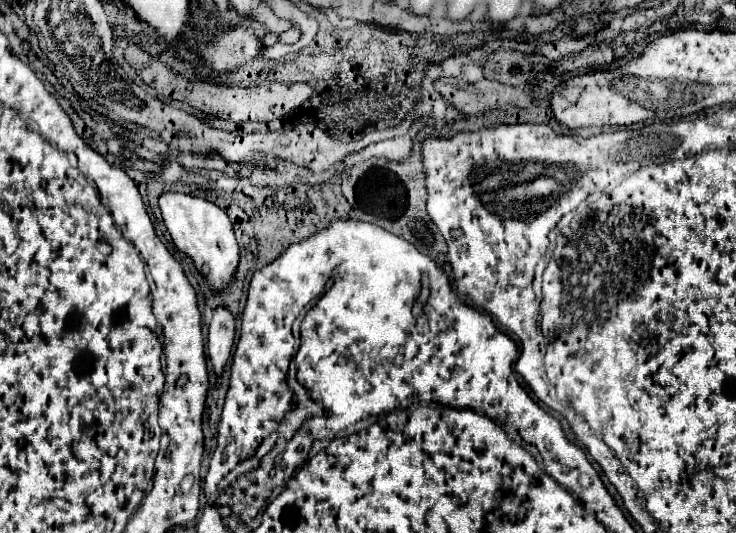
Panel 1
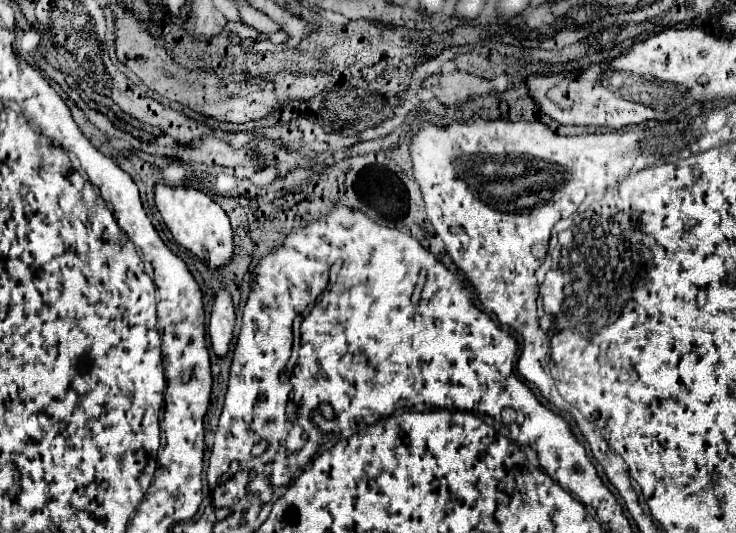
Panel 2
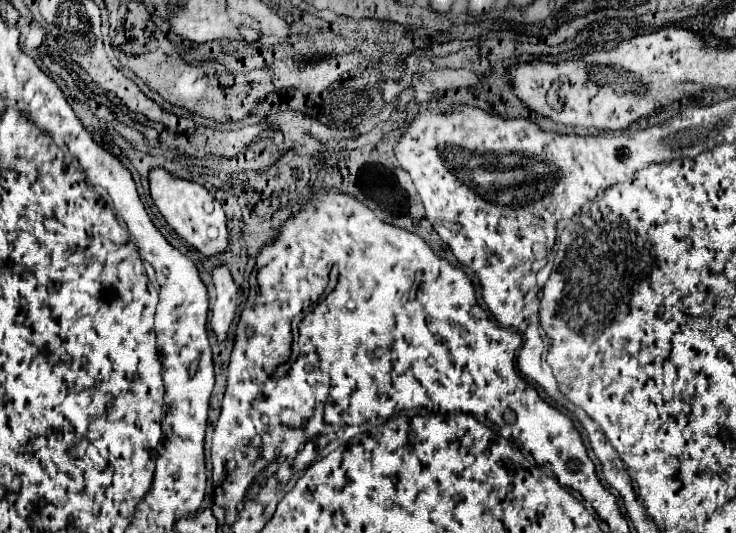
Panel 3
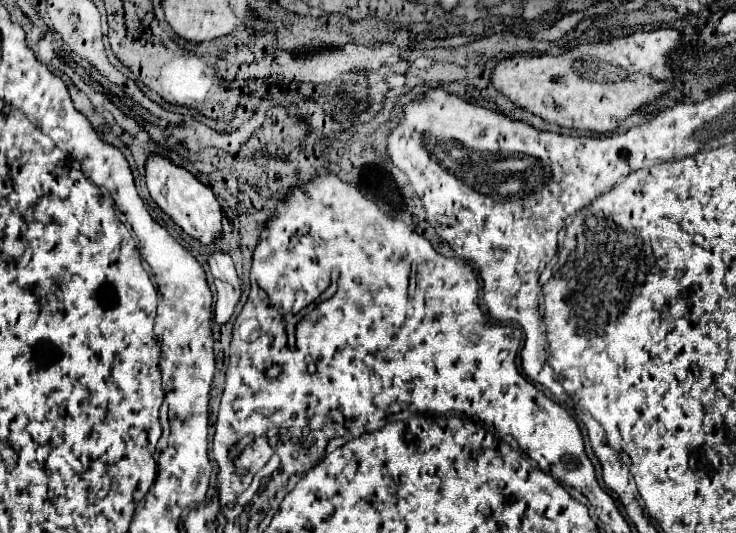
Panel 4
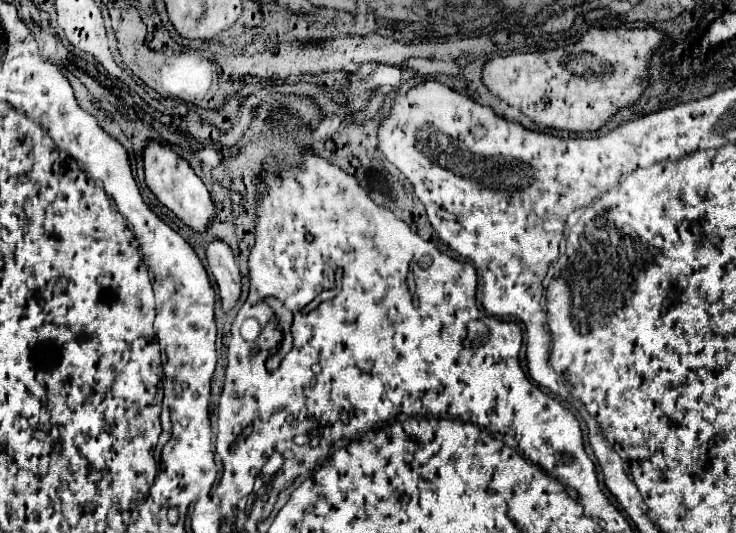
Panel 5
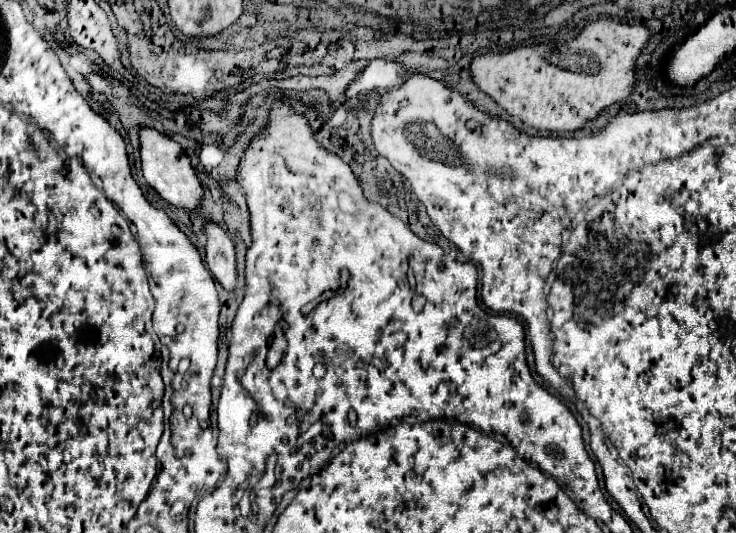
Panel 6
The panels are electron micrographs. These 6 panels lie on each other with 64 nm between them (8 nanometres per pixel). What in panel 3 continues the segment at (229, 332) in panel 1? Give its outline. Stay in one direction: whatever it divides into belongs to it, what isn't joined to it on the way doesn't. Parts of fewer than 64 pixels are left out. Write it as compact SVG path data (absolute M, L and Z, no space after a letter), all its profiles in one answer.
M220 266L212 272L212 280L216 286L216 302L212 308L212 318L210 318L210 326L212 332L216 336L218 342L224 342L230 330L230 324L236 316L236 308L238 308L238 286L234 284L230 272L226 266Z

